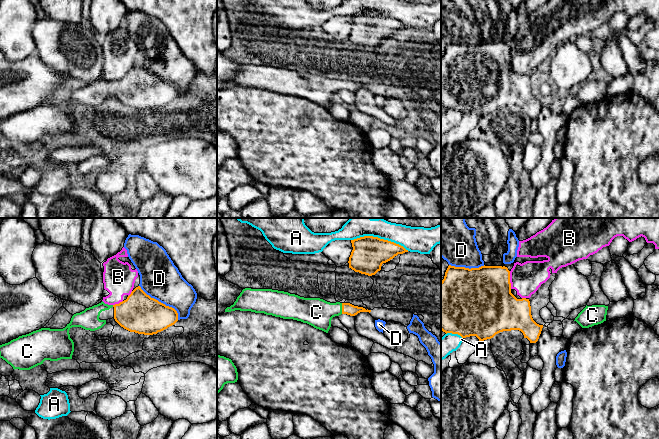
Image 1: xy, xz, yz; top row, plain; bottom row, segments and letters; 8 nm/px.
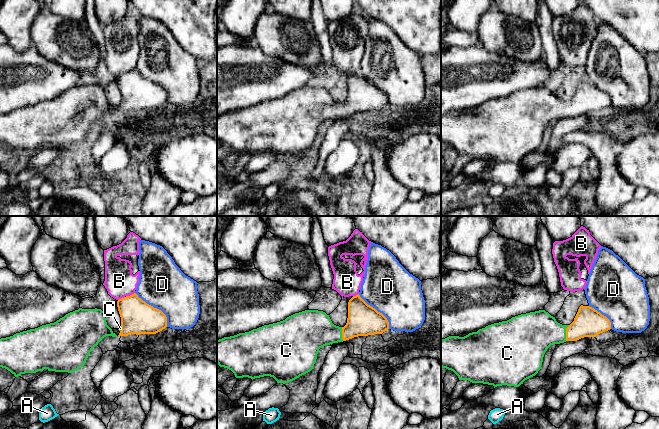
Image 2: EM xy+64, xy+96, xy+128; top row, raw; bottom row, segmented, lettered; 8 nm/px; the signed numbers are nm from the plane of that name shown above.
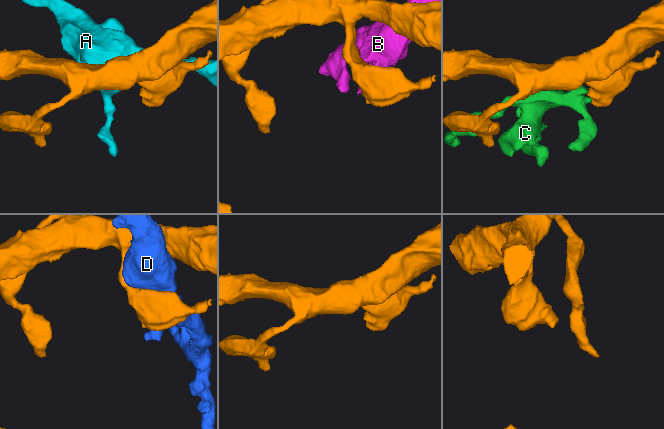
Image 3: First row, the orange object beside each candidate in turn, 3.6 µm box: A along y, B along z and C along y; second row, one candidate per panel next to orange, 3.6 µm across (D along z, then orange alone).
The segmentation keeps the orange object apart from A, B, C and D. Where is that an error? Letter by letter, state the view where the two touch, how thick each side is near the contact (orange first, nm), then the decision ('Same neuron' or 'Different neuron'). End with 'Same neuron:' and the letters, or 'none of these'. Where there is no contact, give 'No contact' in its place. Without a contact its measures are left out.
A: Touches orange in xz. Thickness 280 nm (orange) against 180 nm. Different neuron
B: Touches orange in yz. Thickness 460 nm (orange) against 240 nm. Different neuron
C: Touches orange in xz. Thickness 90 nm (orange) against 220 nm. Same neuron
D: Touches orange in xy. Thickness 320 nm (orange) against 320 nm. Different neuron
Same neuron: C

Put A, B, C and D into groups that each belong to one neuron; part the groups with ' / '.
A / B / C / D

